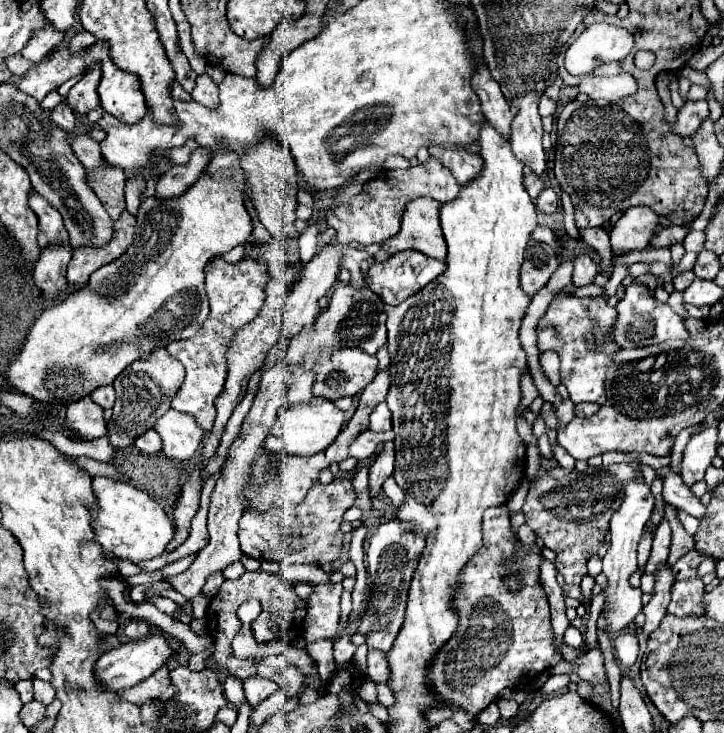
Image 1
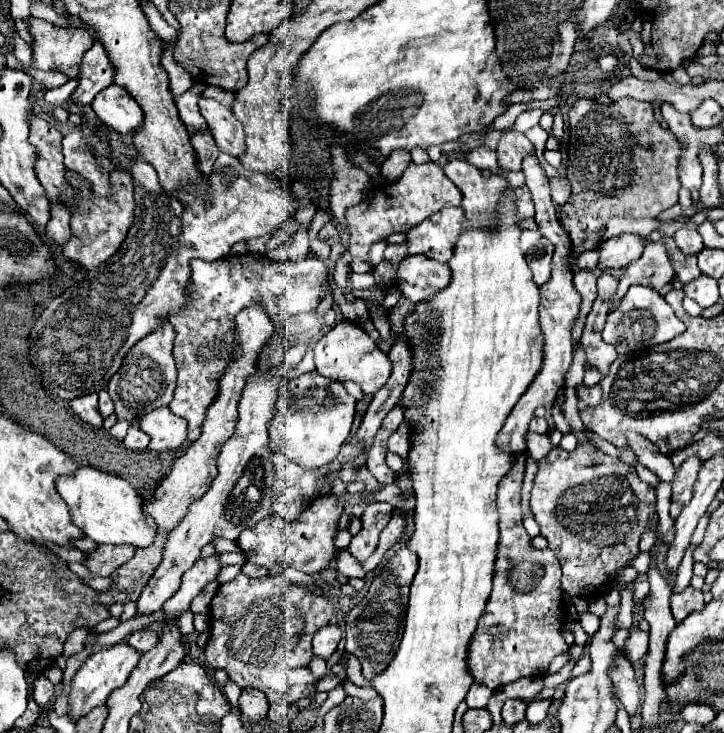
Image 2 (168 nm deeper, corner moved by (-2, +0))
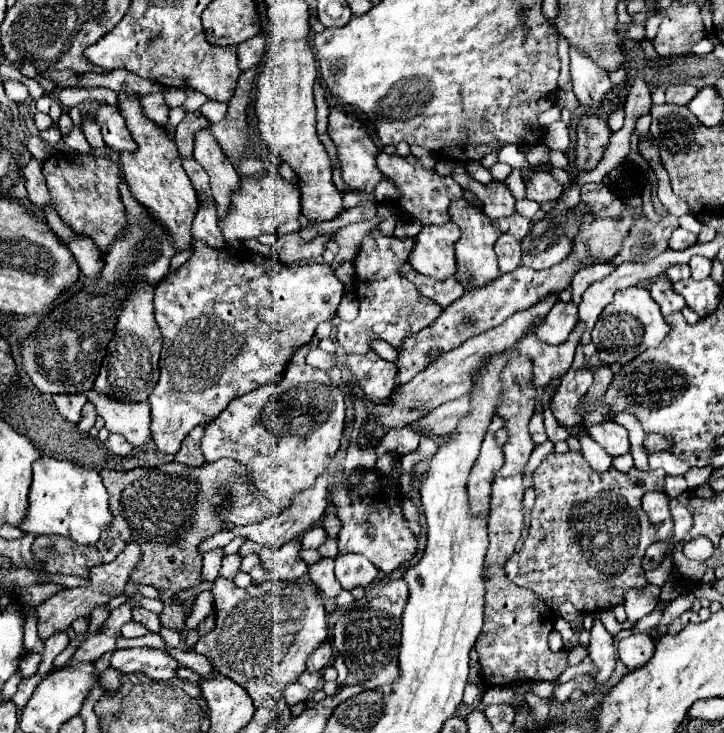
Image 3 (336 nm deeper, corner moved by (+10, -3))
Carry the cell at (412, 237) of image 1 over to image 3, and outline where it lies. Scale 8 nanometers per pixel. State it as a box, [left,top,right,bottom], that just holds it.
[410,222,460,280]

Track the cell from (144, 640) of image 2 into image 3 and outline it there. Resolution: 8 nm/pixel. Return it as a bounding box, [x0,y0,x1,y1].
[110,648,200,682]

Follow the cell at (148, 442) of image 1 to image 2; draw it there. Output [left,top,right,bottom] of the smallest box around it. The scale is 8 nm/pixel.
[124,425,150,451]

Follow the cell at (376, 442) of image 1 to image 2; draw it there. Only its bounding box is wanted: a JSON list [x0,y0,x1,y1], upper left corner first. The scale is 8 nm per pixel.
[388,421,408,459]

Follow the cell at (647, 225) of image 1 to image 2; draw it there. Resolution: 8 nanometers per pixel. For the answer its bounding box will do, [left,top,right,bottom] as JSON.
[600,233,646,269]

